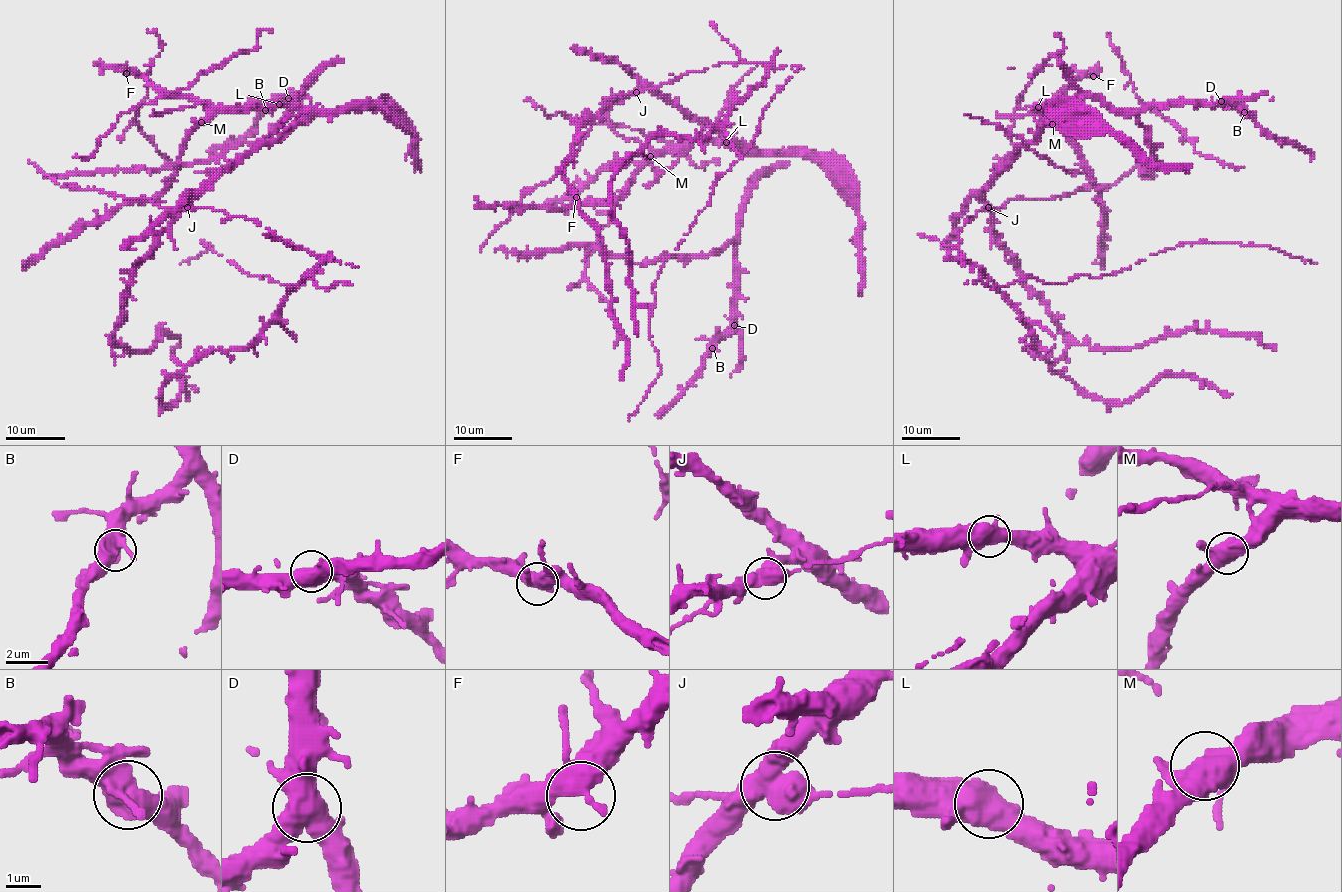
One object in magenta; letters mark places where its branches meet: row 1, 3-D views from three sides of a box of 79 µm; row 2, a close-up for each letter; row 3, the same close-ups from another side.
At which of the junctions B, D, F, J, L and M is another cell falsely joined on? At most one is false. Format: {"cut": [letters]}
{"cut": ["J"]}

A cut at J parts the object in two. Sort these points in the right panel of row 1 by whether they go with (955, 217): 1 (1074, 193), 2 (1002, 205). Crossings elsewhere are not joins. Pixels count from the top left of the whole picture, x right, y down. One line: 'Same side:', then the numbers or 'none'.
Same side: none

